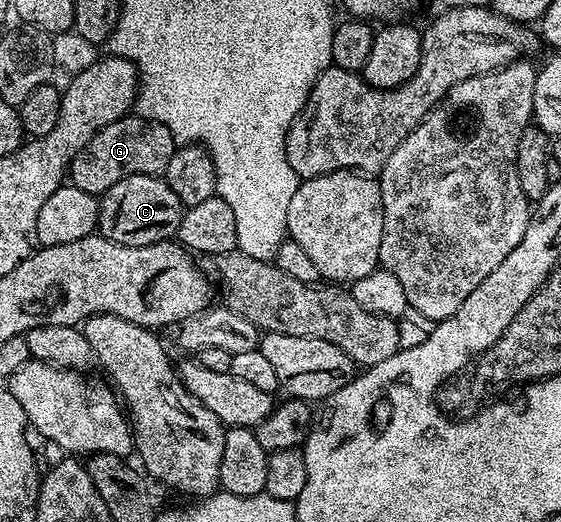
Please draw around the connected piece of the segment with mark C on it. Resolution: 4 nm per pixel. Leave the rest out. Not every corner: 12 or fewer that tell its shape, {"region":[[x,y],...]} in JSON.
{"region":[[162,177],[117,180],[98,233],[122,246],[174,239],[185,207]]}

